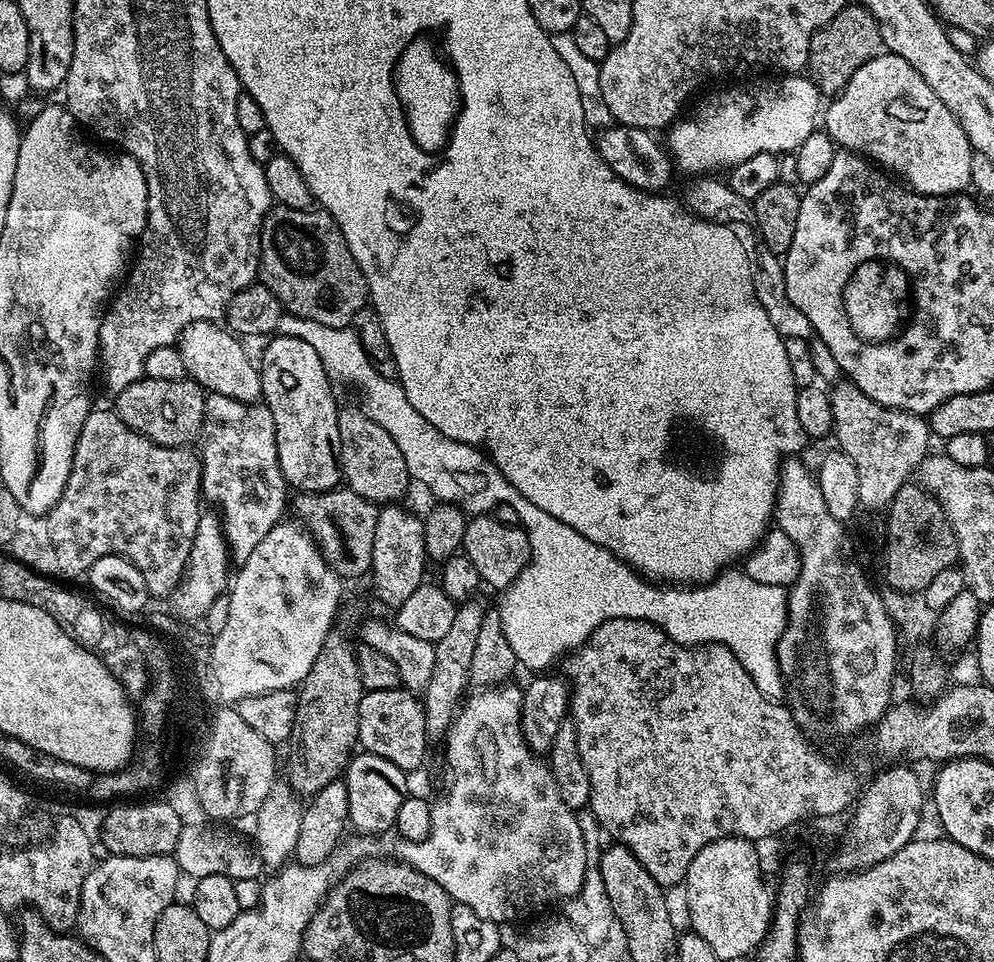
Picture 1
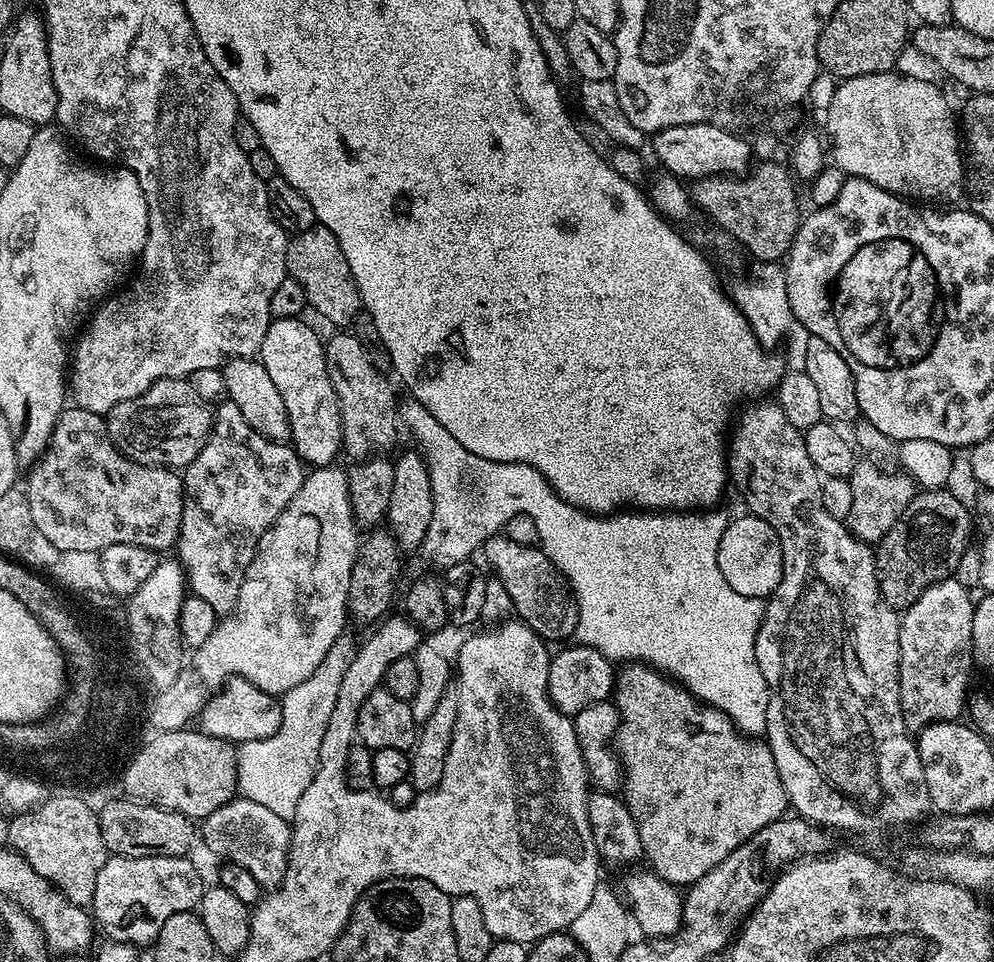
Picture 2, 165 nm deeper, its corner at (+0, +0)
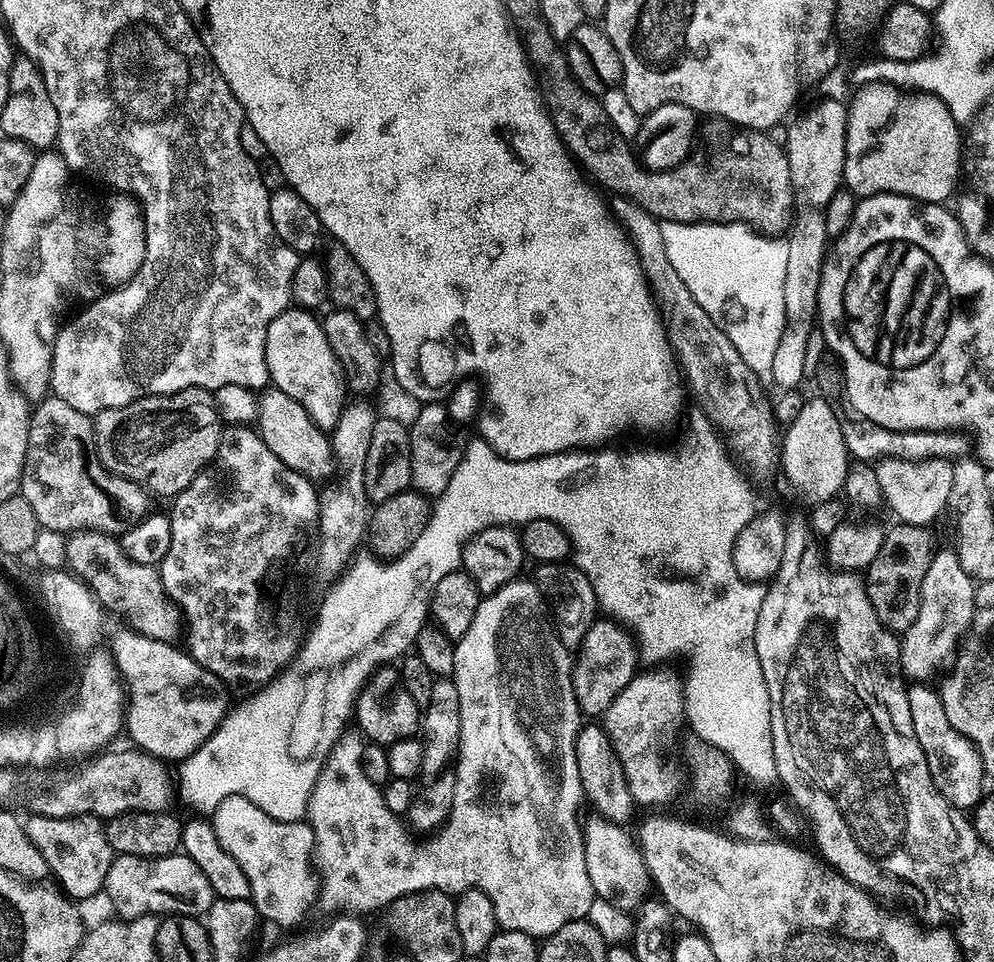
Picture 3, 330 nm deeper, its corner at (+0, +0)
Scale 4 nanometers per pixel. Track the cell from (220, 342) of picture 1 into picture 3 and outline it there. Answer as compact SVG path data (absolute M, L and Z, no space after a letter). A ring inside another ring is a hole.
M275 386L263 389L258 400L259 422L258 431L266 446L270 446L274 458L290 466L290 470L313 482L321 482L320 480L326 479L332 471L337 470L338 463L332 453L329 433L319 428L310 418L310 414L306 414L306 410L302 410L302 406L294 402L294 398L290 398L290 394L278 390Z

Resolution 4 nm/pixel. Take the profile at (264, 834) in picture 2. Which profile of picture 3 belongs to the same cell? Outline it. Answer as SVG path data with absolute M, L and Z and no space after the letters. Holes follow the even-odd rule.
M231 796L217 806L210 816L214 834L222 842L222 850L242 866L246 882L250 882L251 902L257 913L272 924L292 928L308 916L321 895L322 884L314 867L316 839L312 826L298 820L270 818L250 798Z

